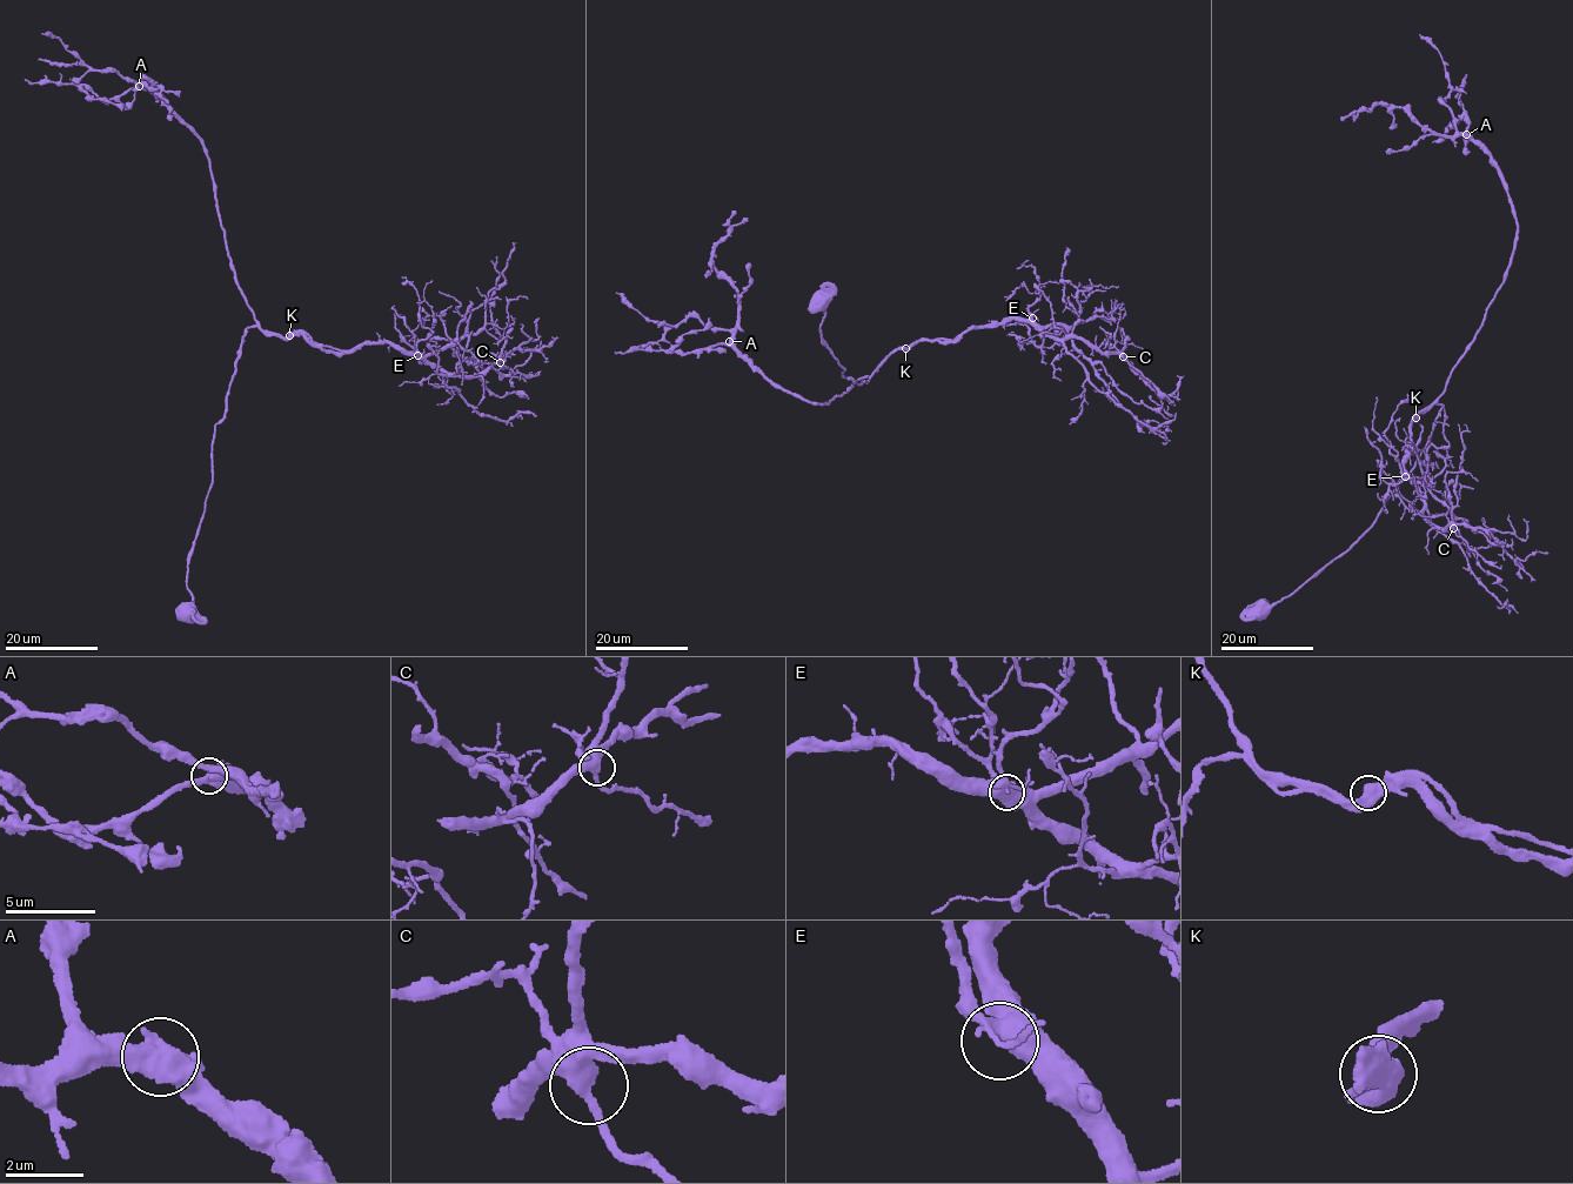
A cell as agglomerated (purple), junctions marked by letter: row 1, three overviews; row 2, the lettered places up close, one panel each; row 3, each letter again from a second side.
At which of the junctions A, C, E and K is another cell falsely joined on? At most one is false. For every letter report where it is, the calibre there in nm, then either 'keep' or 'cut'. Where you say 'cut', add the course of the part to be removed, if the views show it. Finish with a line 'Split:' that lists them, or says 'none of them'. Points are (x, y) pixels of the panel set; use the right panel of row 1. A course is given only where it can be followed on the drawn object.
A: at (1466, 134); 550 nm thick; keep
C: at (1453, 528); 480 nm thick; keep
E: at (1405, 476); 440 nm thick; keep
K: at (1416, 417); 550 nm thick; keep
Split: none of them

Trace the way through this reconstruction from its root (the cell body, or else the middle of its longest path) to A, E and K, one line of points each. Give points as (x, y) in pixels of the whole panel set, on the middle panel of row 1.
A: (816, 301), (824, 312), (821, 336), (841, 375), (861, 385), (875, 370), (829, 403), (774, 386), (729, 341)
E: (816, 301), (824, 312), (821, 336), (844, 368), (841, 375), (861, 385), (901, 348), (1032, 318)
K: (816, 301), (824, 312), (821, 336), (847, 378), (867, 382), (879, 363), (905, 347)

